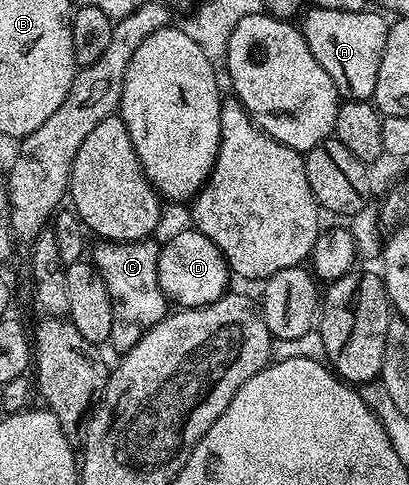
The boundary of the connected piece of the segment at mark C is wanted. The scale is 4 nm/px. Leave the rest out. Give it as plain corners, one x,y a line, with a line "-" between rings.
143,240
140,242
103,242
97,243
92,261
94,267
100,272
104,284
112,299
112,332
110,333
109,345
115,346
118,352
125,352
133,348
152,327
166,317
168,313
168,299
160,288
158,279
158,252
159,243
154,240

